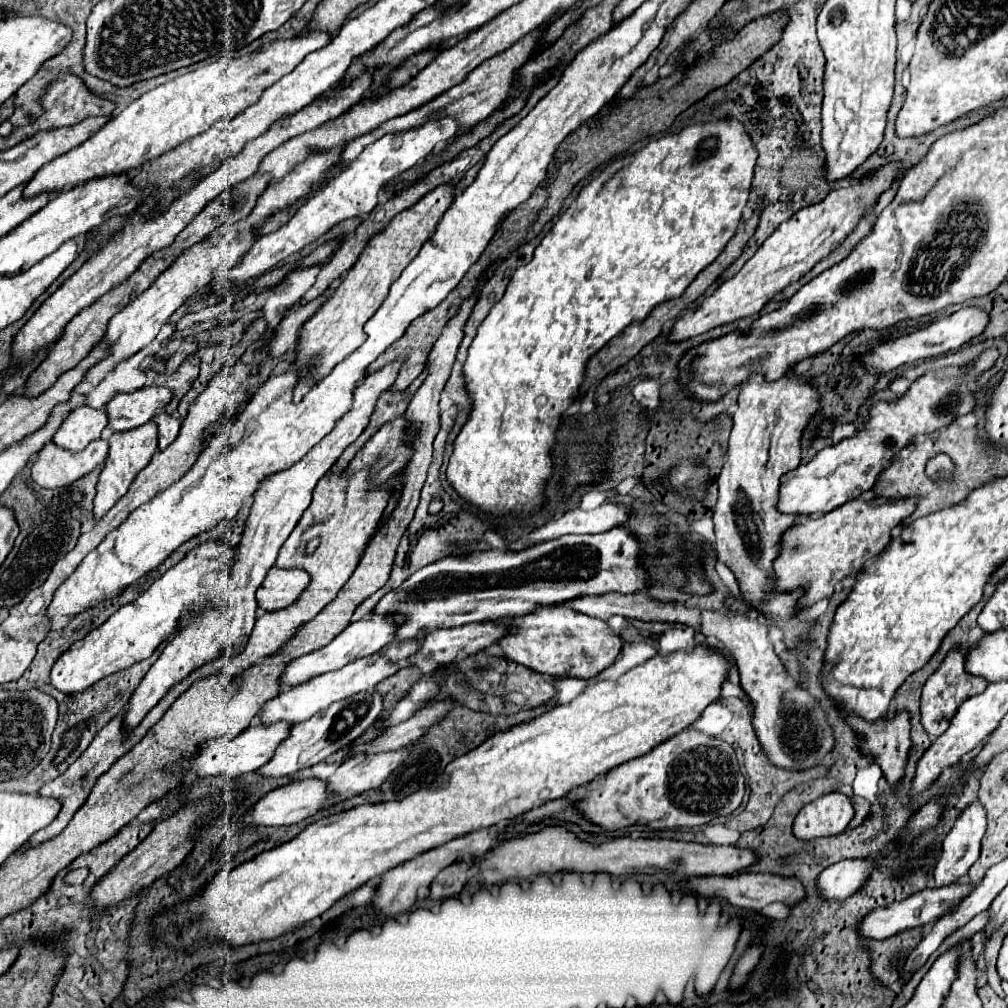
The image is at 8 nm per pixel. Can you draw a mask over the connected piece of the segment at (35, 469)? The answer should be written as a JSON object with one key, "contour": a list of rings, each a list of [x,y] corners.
{"contour":[[[103,439],[89,443],[79,453],[61,449],[55,443],[47,443],[37,453],[35,463],[31,465],[31,477],[45,489],[65,487],[77,481],[79,477],[87,475],[95,467],[99,467],[105,457],[107,457],[107,441]]]}

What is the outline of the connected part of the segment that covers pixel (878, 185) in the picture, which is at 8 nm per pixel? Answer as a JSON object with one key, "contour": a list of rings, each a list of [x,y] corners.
{"contour":[[[889,163],[881,167],[873,177],[861,179],[857,185],[849,185],[847,189],[829,191],[829,195],[817,203],[809,205],[801,211],[797,211],[789,221],[781,223],[775,233],[757,249],[757,253],[743,265],[743,269],[723,281],[711,295],[703,297],[701,303],[687,309],[671,327],[669,341],[679,343],[689,337],[697,337],[717,325],[731,323],[741,317],[749,317],[761,311],[761,307],[773,299],[775,293],[783,291],[787,285],[799,281],[817,261],[827,257],[835,247],[839,247],[845,237],[853,231],[853,227],[859,223],[859,219],[871,211],[877,197],[893,187],[893,181],[899,173],[899,163]]]}

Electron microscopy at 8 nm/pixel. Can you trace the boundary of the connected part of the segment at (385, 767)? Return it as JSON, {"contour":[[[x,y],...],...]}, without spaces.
{"contour":[[[407,749],[385,751],[377,755],[361,755],[355,759],[351,757],[337,767],[333,777],[327,779],[327,785],[337,797],[345,797],[349,793],[359,795],[367,789],[379,787],[407,757]]]}

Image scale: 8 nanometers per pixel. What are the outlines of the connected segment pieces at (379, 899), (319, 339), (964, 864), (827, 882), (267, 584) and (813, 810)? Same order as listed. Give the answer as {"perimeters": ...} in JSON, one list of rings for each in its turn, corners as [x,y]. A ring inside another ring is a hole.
{"perimeters":[[[[477,829],[473,833],[467,833],[467,835],[457,837],[457,839],[451,839],[449,843],[433,847],[433,849],[429,849],[429,851],[425,851],[425,853],[409,859],[409,861],[405,861],[403,865],[399,865],[399,867],[395,867],[395,869],[385,873],[385,877],[383,877],[383,881],[381,881],[379,889],[377,889],[377,897],[373,899],[373,905],[381,911],[381,915],[397,915],[397,913],[407,911],[415,903],[417,889],[421,885],[429,885],[441,869],[449,867],[449,863],[455,863],[457,859],[461,859],[465,855],[479,857],[479,855],[487,853],[491,849],[493,841],[503,837],[505,833],[507,833],[507,829]]],[[[441,185],[433,189],[411,209],[407,209],[405,213],[399,213],[381,233],[377,233],[367,243],[367,247],[363,249],[363,255],[341,279],[331,299],[327,299],[327,303],[323,303],[321,309],[301,329],[297,361],[295,361],[295,365],[301,367],[301,383],[295,387],[295,393],[293,393],[295,401],[301,401],[303,395],[309,391],[309,387],[313,387],[317,379],[325,377],[339,361],[343,361],[357,347],[361,347],[361,343],[365,341],[363,325],[367,323],[369,315],[373,315],[373,311],[381,307],[381,303],[385,301],[389,293],[389,287],[393,285],[393,281],[399,279],[401,271],[417,257],[419,249],[433,235],[445,211],[453,205],[453,199],[455,199],[455,185]],[[313,355],[321,357],[321,361],[319,365],[307,367],[307,359]]],[[[979,801],[967,805],[943,841],[941,859],[935,865],[935,885],[955,883],[977,861],[987,827],[987,811]]],[[[849,859],[827,867],[819,875],[819,891],[825,899],[847,899],[875,871],[875,859]]],[[[271,567],[263,585],[257,589],[257,605],[263,611],[279,611],[283,607],[293,605],[307,585],[307,571]]],[[[827,793],[807,803],[793,823],[793,835],[803,841],[817,837],[831,837],[845,831],[853,819],[853,803],[843,793]]]]}

